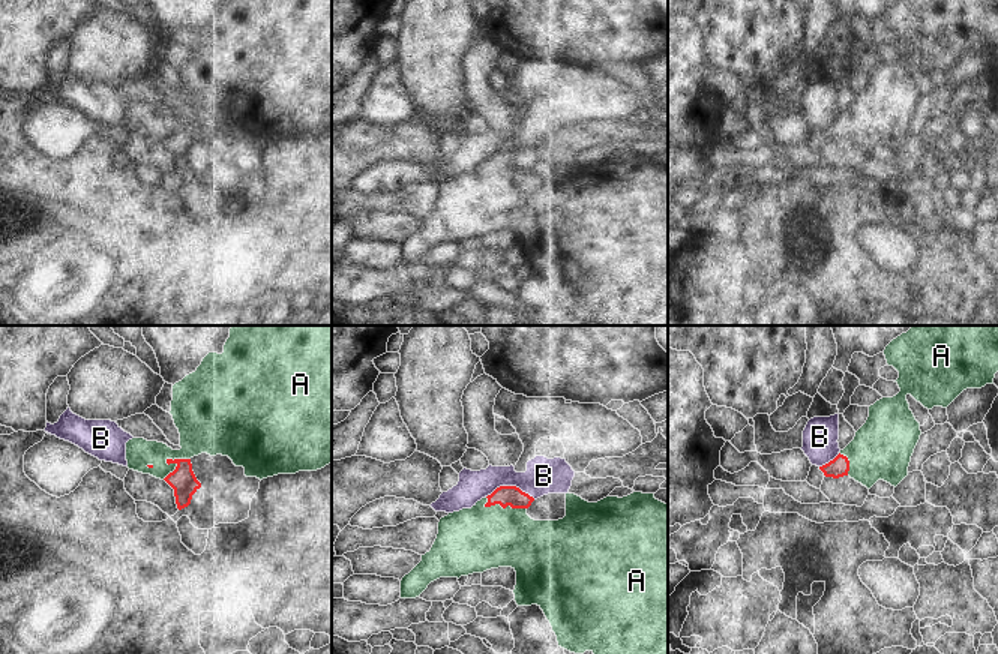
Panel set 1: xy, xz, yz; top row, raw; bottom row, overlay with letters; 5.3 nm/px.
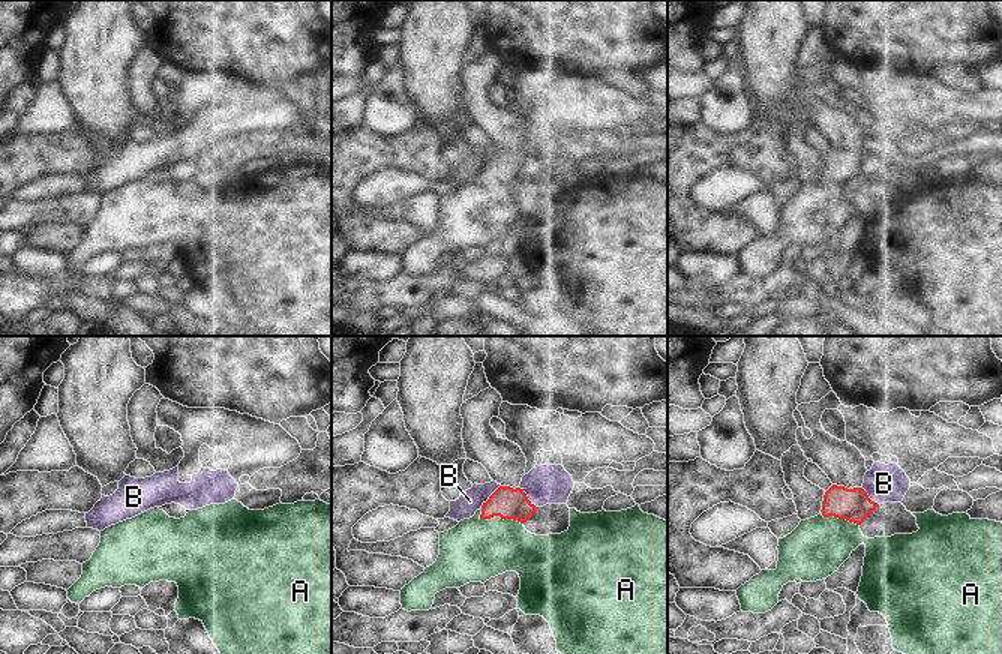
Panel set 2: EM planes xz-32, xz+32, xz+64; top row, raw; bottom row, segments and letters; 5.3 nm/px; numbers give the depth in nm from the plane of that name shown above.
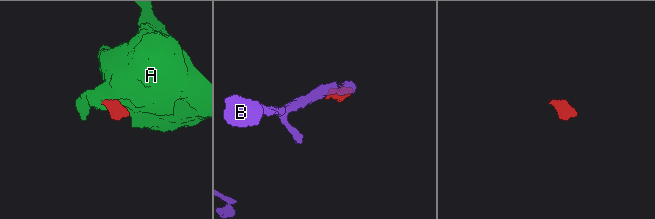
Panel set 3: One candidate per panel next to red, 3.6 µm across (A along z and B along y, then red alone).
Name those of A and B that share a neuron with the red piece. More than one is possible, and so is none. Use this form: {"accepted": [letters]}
{"accepted": ["A"]}

